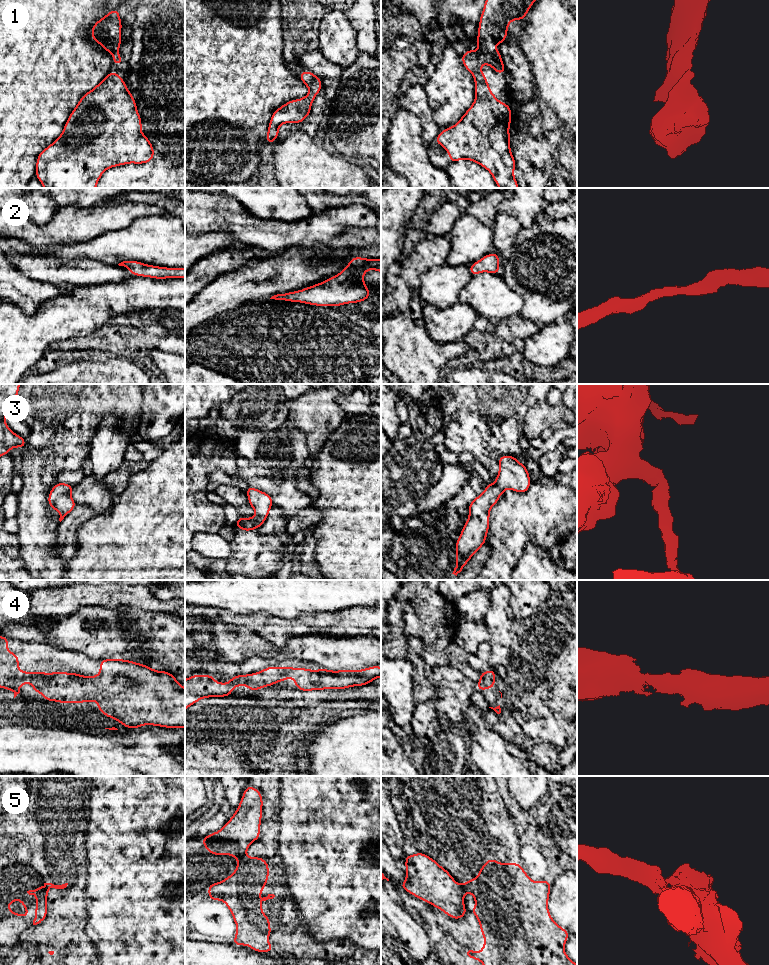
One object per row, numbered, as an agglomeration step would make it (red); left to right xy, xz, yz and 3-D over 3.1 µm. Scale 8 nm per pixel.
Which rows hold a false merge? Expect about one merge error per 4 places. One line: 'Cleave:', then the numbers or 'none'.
Cleave: none

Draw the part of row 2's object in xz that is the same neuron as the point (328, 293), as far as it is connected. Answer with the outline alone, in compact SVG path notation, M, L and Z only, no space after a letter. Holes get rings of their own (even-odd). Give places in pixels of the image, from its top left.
M352 257L346 268L330 279L289 293L281 293L270 299L300 302L315 306L341 306L369 300L371 291L364 284L364 273L377 270L381 273L381 259Z

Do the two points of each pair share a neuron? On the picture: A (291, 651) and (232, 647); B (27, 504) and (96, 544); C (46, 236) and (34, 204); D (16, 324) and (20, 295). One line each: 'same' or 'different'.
A: same
B: different
C: different
D: different

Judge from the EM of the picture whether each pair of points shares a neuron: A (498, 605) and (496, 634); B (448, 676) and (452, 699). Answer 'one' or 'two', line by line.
A: one
B: one

